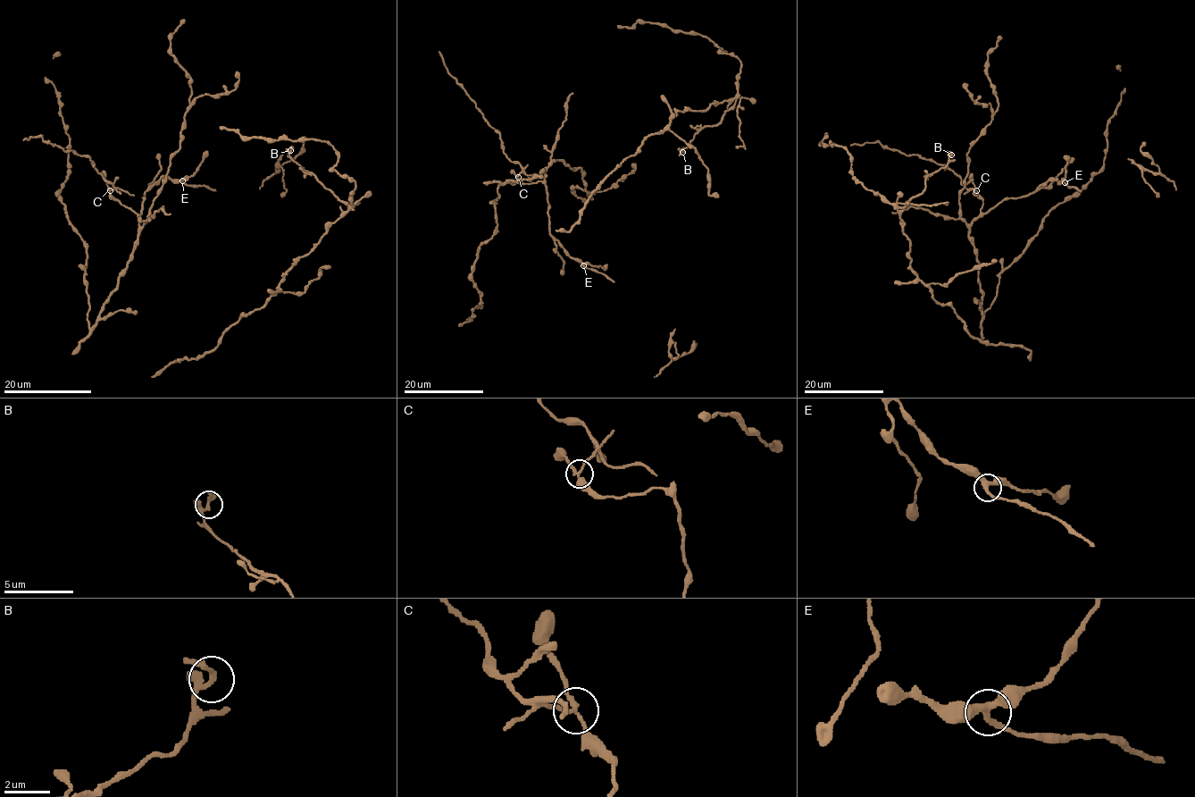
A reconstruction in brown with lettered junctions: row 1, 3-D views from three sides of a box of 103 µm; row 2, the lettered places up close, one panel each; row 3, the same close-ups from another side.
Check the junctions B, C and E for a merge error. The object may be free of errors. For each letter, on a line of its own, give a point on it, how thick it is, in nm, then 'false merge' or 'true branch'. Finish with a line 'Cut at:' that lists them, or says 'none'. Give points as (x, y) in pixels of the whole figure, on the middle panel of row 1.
B: place (682, 152); calibre 180 nm; true branch
C: place (518, 177); calibre 160 nm; false merge
E: place (583, 265); calibre 280 nm; true branch
Cut at: C

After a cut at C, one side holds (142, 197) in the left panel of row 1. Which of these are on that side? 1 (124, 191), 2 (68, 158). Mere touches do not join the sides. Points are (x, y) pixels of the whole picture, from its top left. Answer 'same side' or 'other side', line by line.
1: other side
2: same side

